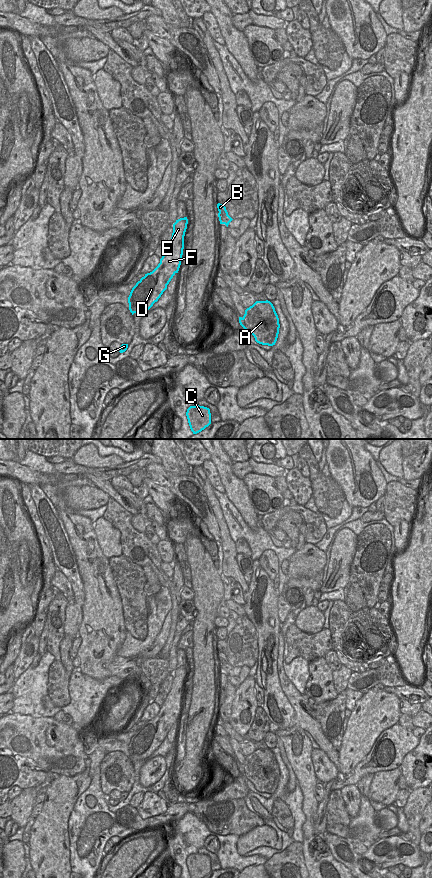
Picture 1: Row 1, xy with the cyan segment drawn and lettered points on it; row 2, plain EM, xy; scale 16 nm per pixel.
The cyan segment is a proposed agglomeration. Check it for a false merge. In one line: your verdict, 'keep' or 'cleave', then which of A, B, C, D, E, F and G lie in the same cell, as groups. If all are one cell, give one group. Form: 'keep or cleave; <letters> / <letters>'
cleave; A B / C D E F G

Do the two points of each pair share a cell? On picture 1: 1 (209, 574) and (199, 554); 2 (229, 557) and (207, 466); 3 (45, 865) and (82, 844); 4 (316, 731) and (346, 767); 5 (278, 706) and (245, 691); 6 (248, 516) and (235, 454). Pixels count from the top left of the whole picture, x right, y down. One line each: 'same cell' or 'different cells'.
1: same cell
2: different cells
3: different cells
4: different cells
5: different cells
6: different cells

